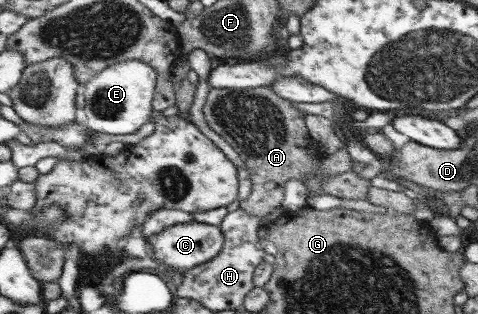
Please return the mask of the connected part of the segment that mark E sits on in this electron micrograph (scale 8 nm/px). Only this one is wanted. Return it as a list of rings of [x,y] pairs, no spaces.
[[[128,60],[119,62],[98,72],[91,81],[86,84],[82,92],[85,96],[85,107],[83,112],[87,117],[86,125],[96,132],[104,134],[134,134],[146,123],[150,123],[152,112],[154,112],[153,100],[157,89],[157,80],[160,74],[147,62]]]

